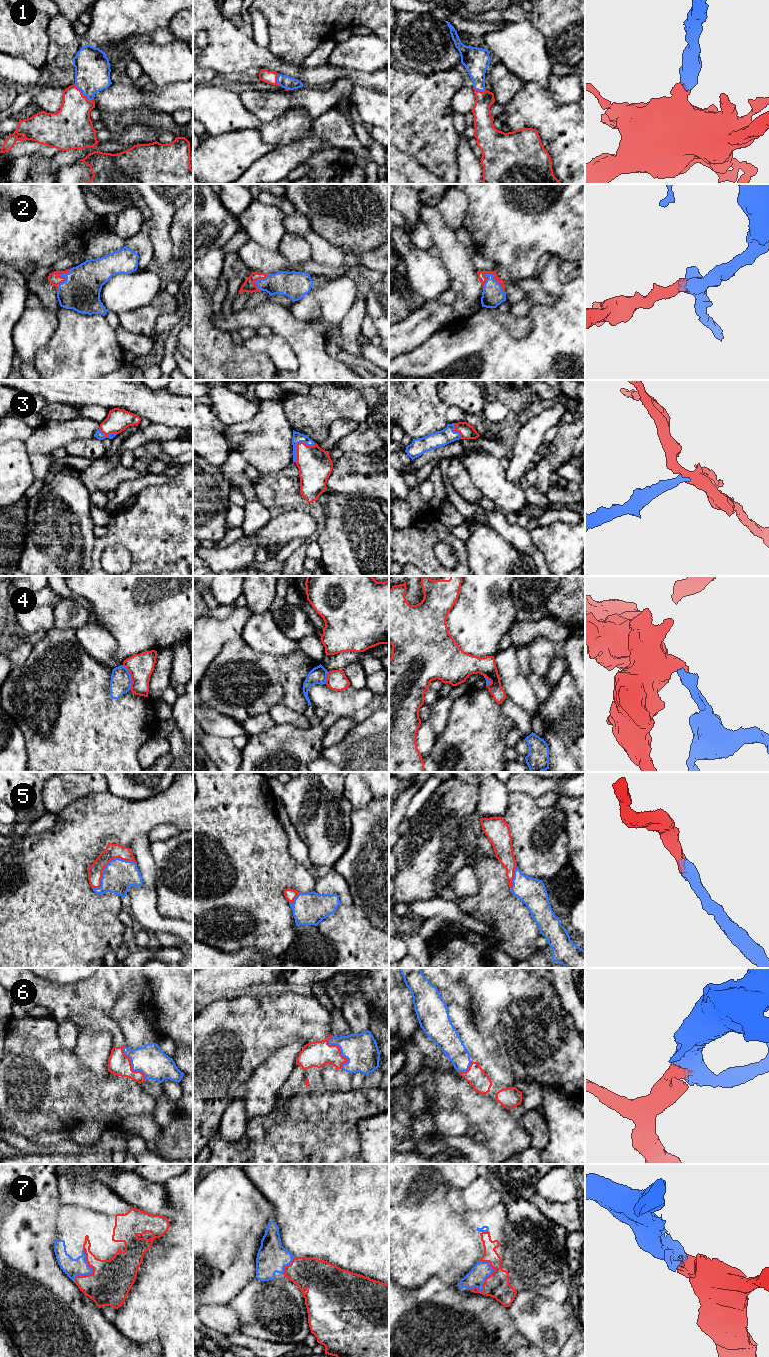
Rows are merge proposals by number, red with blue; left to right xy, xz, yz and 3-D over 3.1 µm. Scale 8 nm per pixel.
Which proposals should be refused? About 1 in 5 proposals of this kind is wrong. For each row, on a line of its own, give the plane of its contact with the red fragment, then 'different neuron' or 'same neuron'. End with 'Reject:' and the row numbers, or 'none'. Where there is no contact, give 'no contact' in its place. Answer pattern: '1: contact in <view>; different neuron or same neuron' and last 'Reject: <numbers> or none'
1: contact in xy; same neuron
2: contact in yz; same neuron
3: contact in xz; same neuron
4: contact in xy; different neuron
5: contact in xy; same neuron
6: contact in xz; same neuron
7: contact in yz; same neuron
Reject: 4

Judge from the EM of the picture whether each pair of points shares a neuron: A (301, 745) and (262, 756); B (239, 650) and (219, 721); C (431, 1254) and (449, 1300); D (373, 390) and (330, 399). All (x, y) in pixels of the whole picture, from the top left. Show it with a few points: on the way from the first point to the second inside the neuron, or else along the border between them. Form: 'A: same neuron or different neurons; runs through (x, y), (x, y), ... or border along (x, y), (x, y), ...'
A: same neuron; runs through (291, 749), (285, 750), (280, 755), (272, 755)
B: different neurons; border along (203, 704), (231, 716), (241, 723)
C: different neurons; border along (419, 1286), (430, 1277), (438, 1276), (457, 1288)
D: different neurons; border along (357, 390), (367, 404), (366, 416)

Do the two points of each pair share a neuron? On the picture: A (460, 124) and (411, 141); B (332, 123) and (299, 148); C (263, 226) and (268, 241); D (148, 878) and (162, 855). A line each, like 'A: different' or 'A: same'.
A: different
B: same
C: same
D: different

